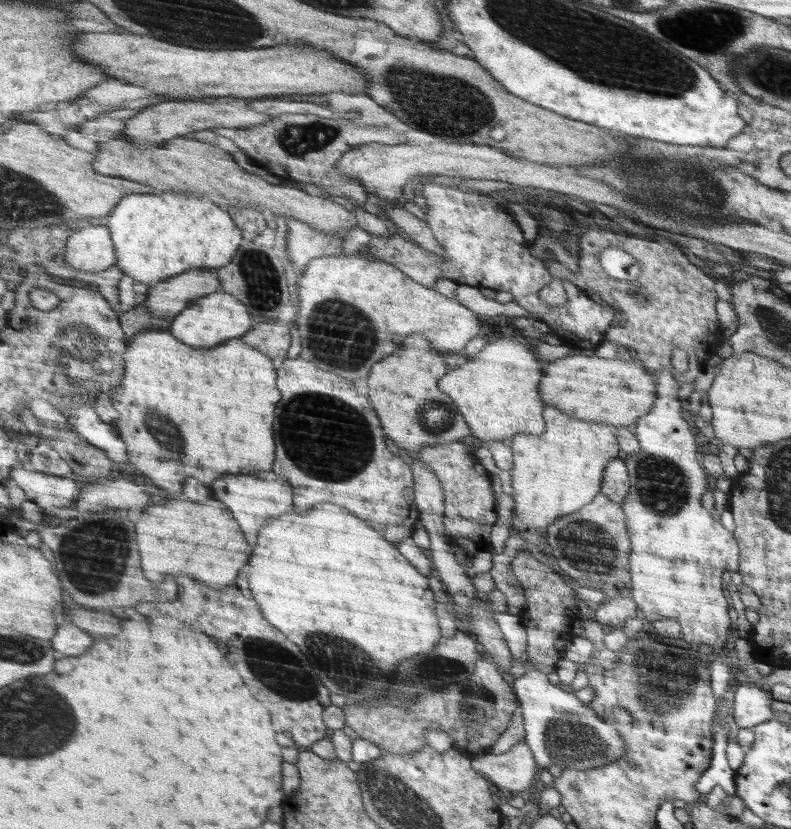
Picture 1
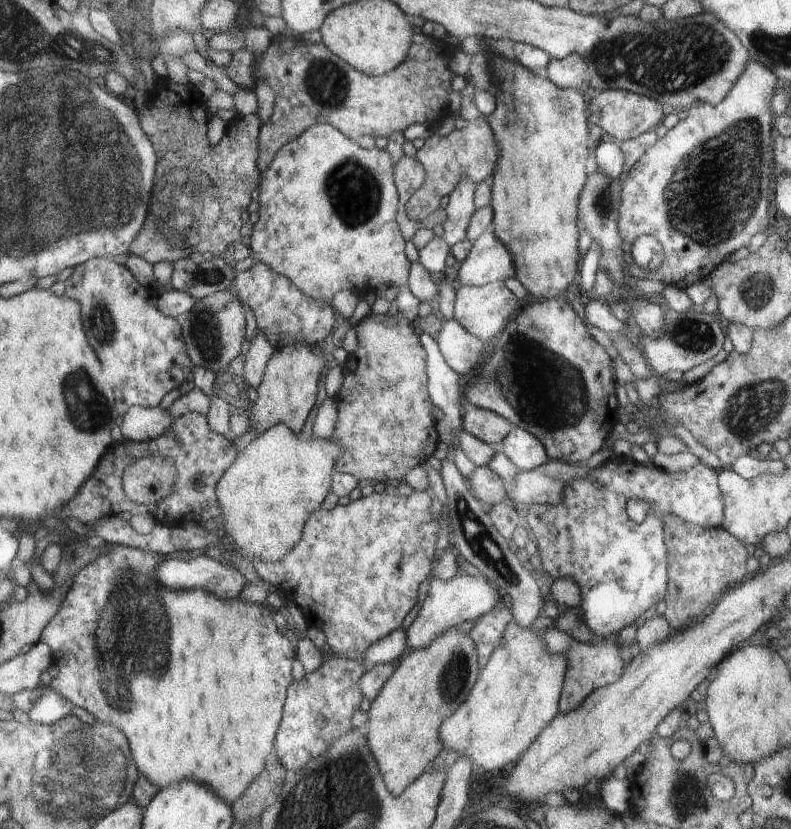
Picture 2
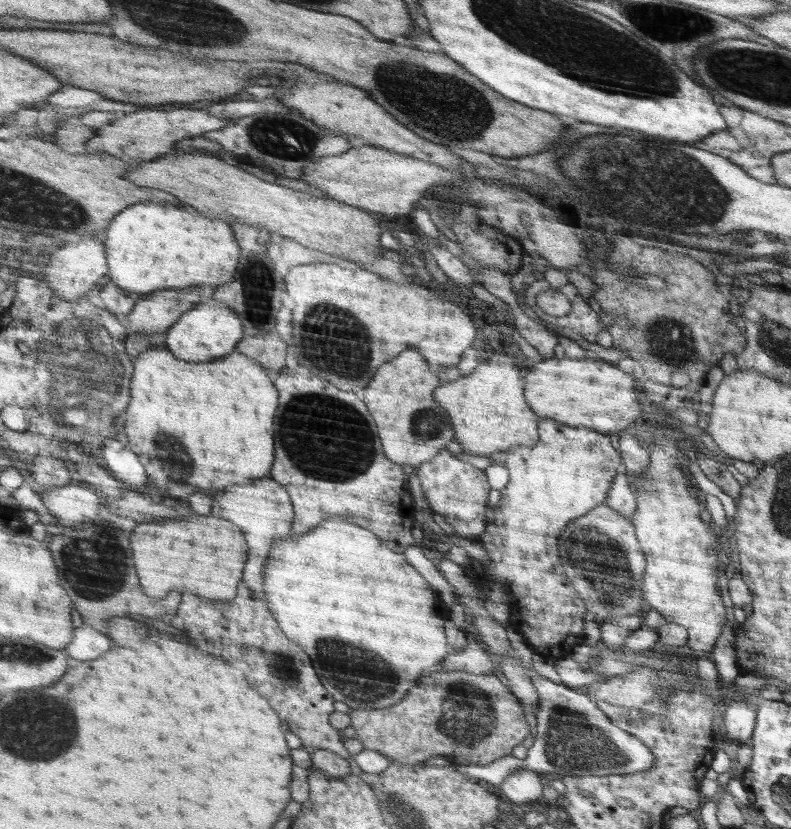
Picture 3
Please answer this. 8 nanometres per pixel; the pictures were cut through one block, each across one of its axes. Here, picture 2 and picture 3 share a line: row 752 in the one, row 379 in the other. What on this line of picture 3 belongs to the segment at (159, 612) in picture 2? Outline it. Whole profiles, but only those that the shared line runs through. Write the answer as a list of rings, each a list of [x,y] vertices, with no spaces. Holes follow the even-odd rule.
[[[168,346],[156,347],[144,352],[144,355],[140,355],[134,360],[136,372],[132,383],[133,398],[125,413],[125,432],[129,437],[130,447],[140,455],[141,462],[144,464],[149,477],[160,488],[166,488],[172,496],[182,496],[182,498],[188,498],[188,496],[192,496],[196,492],[206,492],[210,496],[216,496],[218,492],[224,492],[224,490],[228,490],[228,488],[236,486],[236,484],[244,484],[248,480],[252,480],[252,478],[244,478],[244,476],[266,476],[270,472],[272,460],[274,460],[272,420],[274,420],[274,412],[276,412],[276,406],[278,406],[278,390],[268,380],[264,366],[252,361],[252,358],[246,357],[244,352],[240,352],[238,349],[228,357],[206,363],[196,363],[180,360]]]

